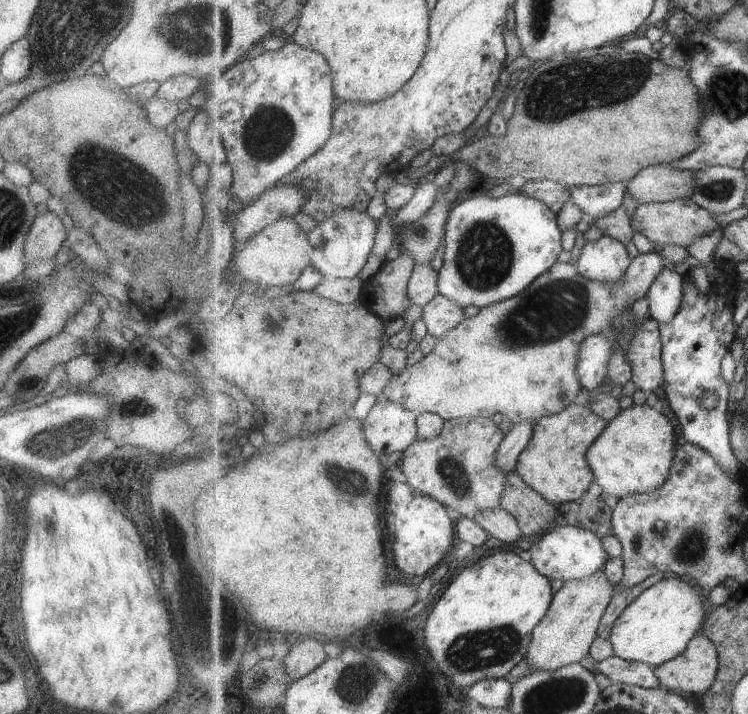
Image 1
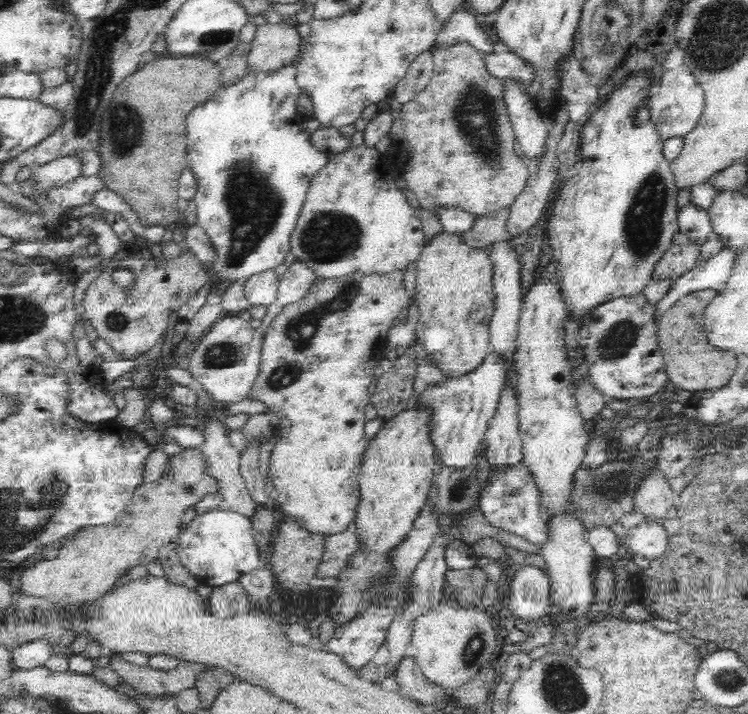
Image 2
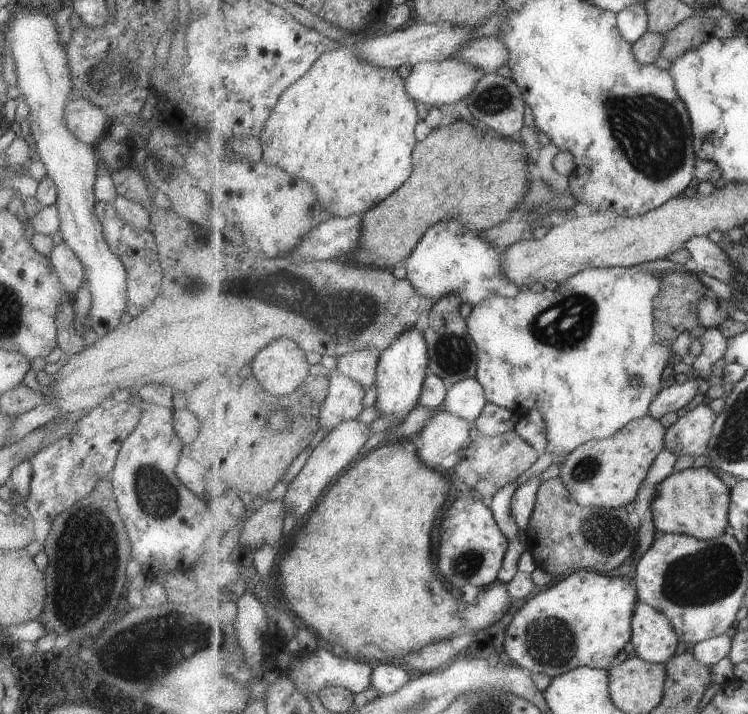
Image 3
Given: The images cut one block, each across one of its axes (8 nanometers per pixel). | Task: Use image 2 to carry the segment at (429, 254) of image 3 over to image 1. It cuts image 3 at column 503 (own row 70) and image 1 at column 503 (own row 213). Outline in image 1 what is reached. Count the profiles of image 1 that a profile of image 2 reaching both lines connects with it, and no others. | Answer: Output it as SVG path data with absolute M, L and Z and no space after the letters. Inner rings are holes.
M516 193L499 199L489 198L484 194L463 197L452 208L447 223L445 260L439 271L439 295L451 298L463 308L477 306L482 309L521 294L557 263L557 258L564 249L562 233L558 214L553 213L549 204L531 196Z

